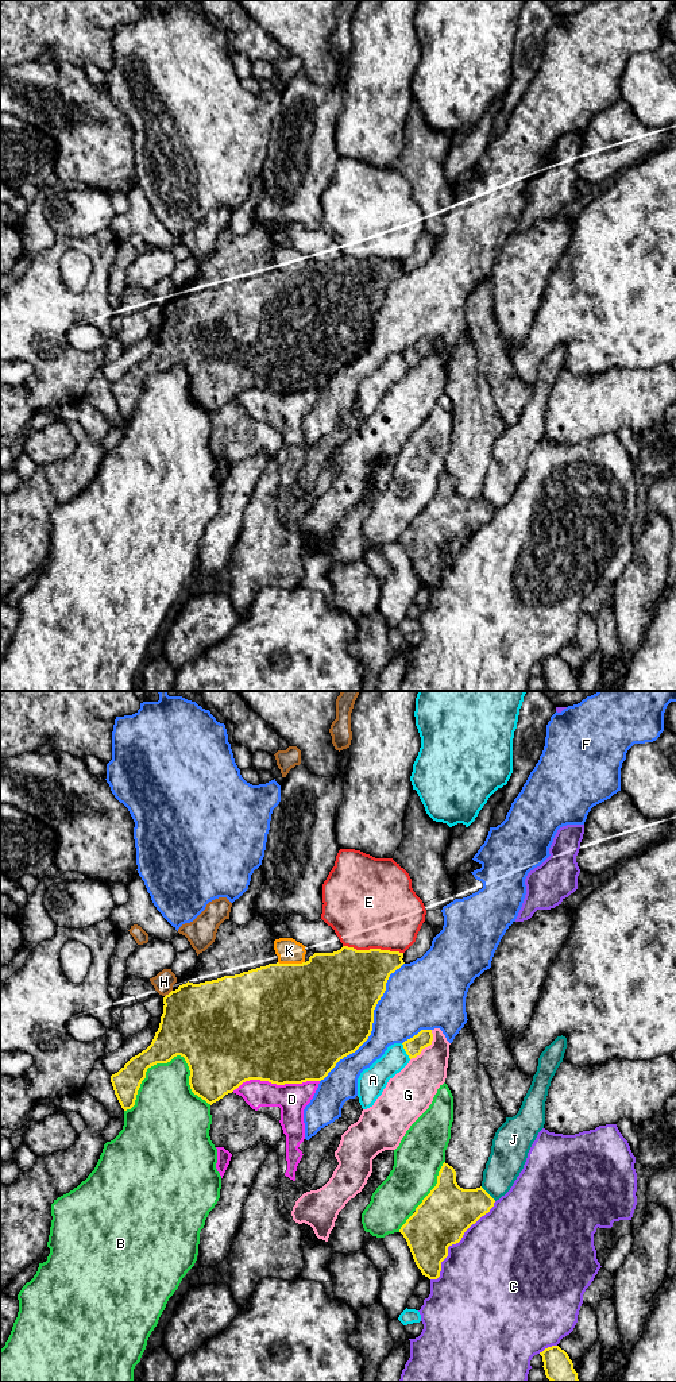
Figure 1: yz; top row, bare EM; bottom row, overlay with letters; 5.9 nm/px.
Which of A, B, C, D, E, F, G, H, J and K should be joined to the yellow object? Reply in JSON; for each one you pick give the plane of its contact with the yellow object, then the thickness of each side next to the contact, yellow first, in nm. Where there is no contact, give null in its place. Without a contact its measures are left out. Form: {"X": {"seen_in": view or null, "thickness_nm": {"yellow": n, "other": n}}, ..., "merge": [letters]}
{"merge": []}

